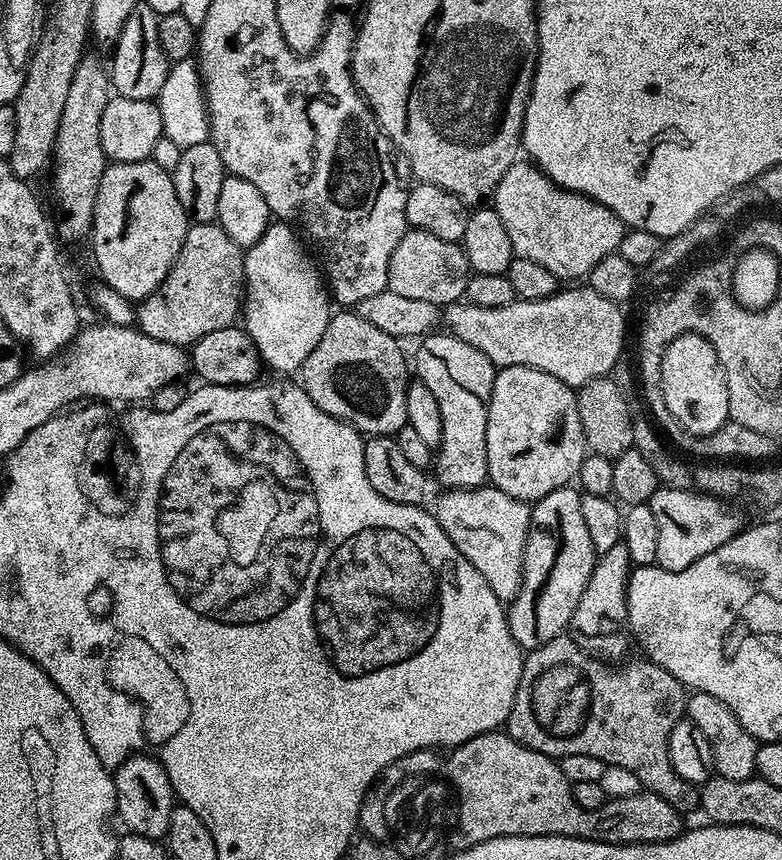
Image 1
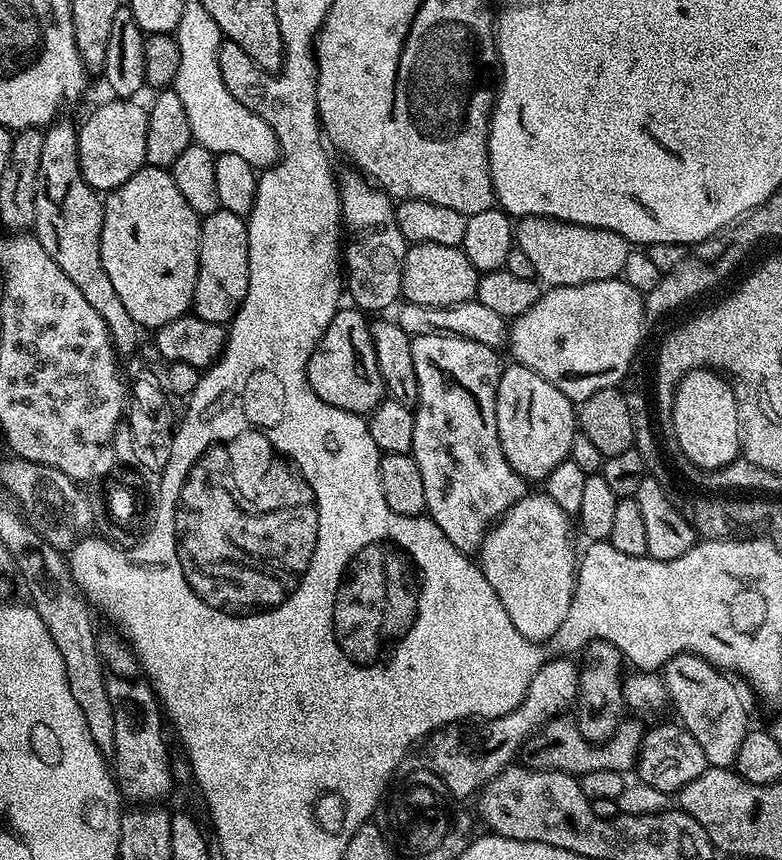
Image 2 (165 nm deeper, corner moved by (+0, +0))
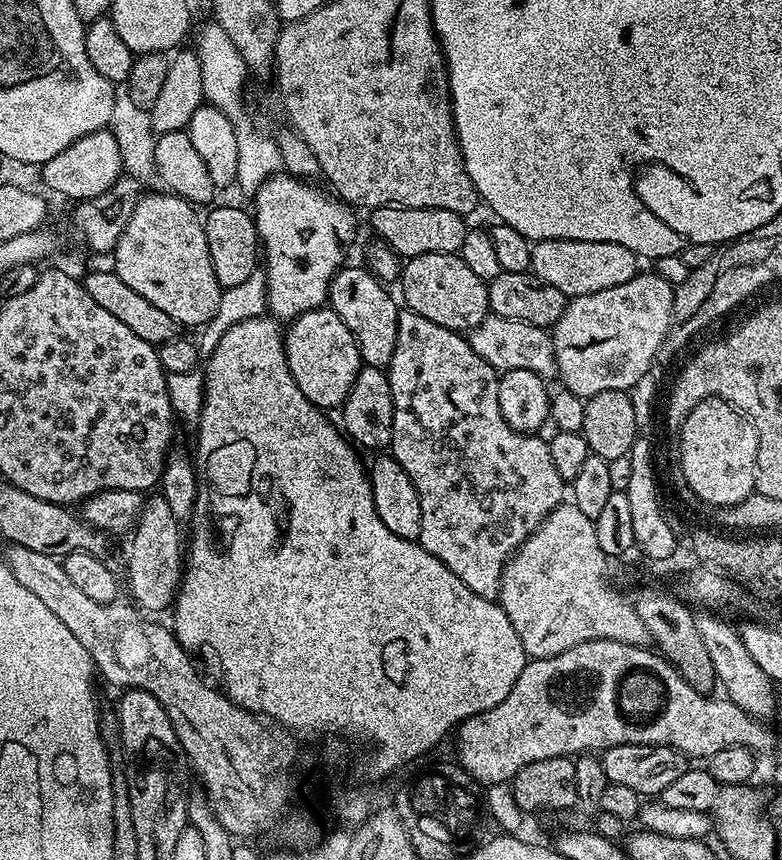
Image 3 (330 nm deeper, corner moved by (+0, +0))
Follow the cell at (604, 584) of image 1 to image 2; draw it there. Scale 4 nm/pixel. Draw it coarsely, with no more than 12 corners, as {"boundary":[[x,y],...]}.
{"boundary":[[609,640],[583,649],[575,717],[605,744],[626,712],[620,652]]}

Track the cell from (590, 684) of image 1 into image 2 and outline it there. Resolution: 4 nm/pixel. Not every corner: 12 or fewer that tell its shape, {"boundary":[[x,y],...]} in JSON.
{"boundary":[[575,719],[543,724],[519,763],[577,778],[631,773],[645,725],[625,719],[605,744],[591,744]]}

